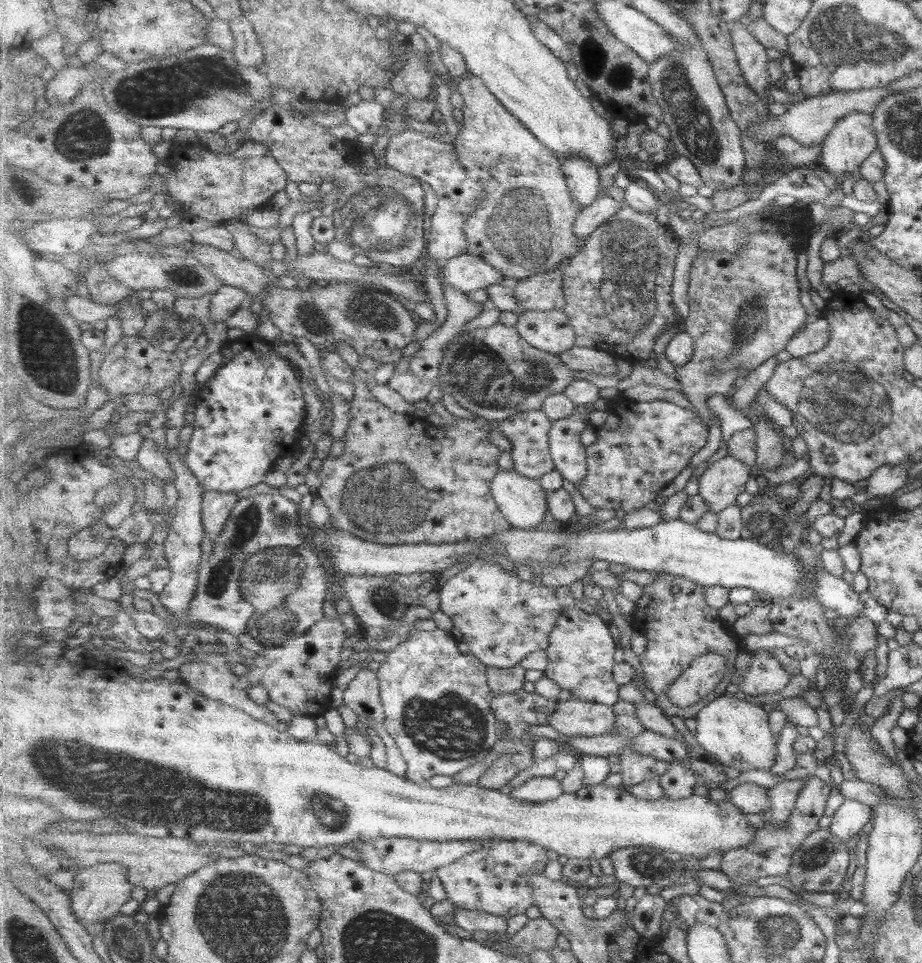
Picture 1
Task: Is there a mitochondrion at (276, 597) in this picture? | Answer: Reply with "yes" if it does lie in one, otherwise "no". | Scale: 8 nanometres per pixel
yes

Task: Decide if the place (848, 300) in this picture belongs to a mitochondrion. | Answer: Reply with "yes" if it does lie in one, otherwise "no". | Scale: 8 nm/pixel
no

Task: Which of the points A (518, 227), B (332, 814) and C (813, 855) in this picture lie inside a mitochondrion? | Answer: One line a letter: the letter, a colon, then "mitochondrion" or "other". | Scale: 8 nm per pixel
A: mitochondrion
B: mitochondrion
C: mitochondrion

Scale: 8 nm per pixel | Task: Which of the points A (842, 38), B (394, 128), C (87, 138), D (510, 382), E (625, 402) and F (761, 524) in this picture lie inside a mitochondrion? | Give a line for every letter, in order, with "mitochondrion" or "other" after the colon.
A: mitochondrion
B: other
C: mitochondrion
D: mitochondrion
E: other
F: mitochondrion

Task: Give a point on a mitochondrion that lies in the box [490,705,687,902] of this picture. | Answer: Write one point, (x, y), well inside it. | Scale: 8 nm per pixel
(647, 861)

